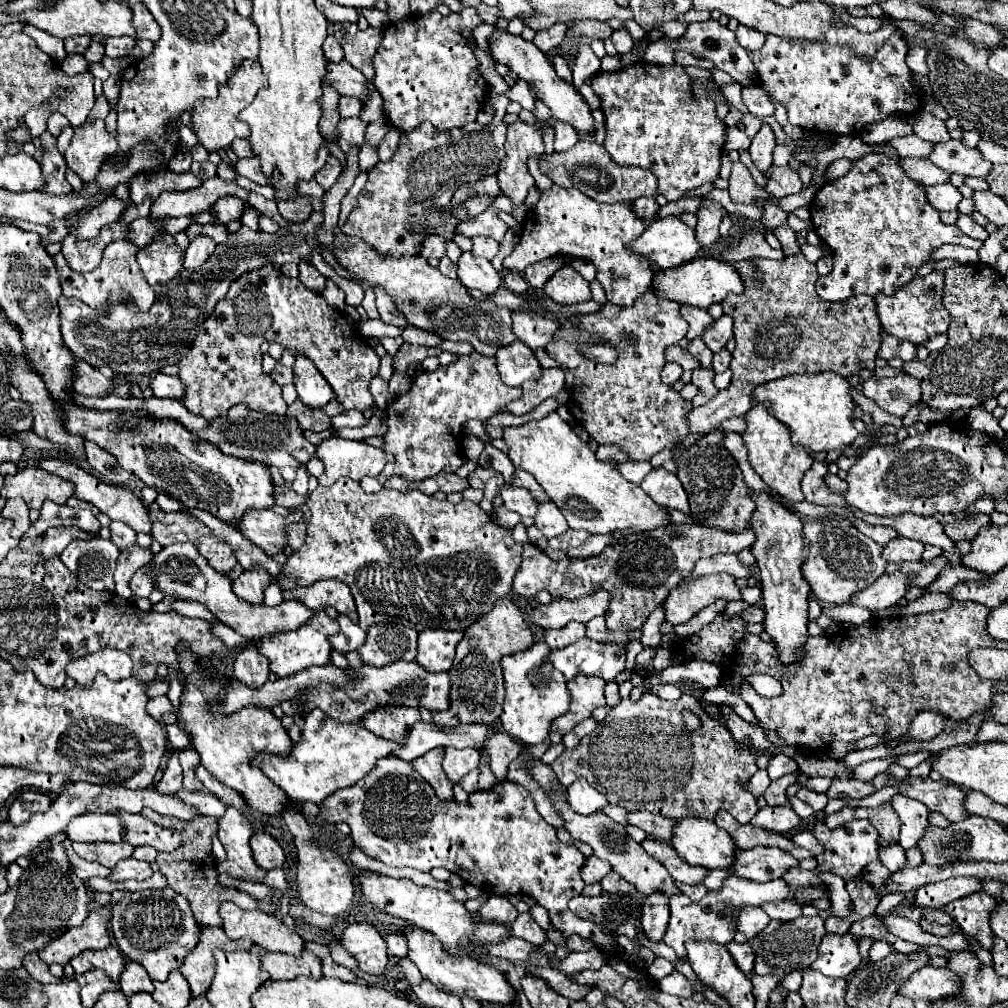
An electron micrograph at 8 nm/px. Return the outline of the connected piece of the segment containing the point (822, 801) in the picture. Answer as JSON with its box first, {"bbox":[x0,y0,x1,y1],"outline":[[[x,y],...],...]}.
{"bbox":[797,787,827,811],"outline":[[[801,787],[801,789],[797,791],[797,797],[799,797],[801,801],[809,803],[815,811],[823,811],[825,805],[827,805],[827,795],[825,795],[825,793],[815,793],[815,791],[809,791],[809,789],[805,789],[805,787]]]}

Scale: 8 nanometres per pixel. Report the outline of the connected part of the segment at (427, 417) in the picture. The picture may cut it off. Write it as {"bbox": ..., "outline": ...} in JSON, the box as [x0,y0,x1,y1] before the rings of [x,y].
{"bbox":[383,353,521,479],"outline":[[[471,353],[471,355],[461,355],[453,365],[449,367],[439,367],[435,371],[421,371],[413,377],[411,381],[411,389],[401,395],[395,397],[387,411],[385,411],[385,421],[387,421],[387,433],[383,435],[383,451],[393,455],[395,463],[393,463],[393,473],[397,475],[405,475],[407,479],[427,479],[433,477],[441,471],[455,471],[459,469],[463,463],[467,463],[467,459],[463,457],[463,453],[459,451],[461,447],[461,429],[469,419],[479,419],[479,421],[487,421],[491,415],[497,413],[497,409],[501,409],[505,403],[511,403],[515,399],[521,397],[521,387],[509,387],[501,381],[499,371],[497,371],[497,361],[495,357],[485,357],[479,353]]]}

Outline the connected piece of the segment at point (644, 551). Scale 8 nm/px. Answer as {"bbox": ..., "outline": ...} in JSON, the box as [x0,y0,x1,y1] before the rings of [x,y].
{"bbox":[513,525,755,633],"outline":[[[673,525],[649,533],[631,533],[621,537],[617,543],[605,547],[597,557],[561,561],[549,559],[541,549],[527,543],[523,545],[523,563],[515,575],[513,591],[523,597],[535,597],[541,589],[547,589],[553,597],[579,599],[581,595],[591,595],[599,589],[611,593],[609,613],[605,613],[605,625],[609,631],[631,633],[643,627],[647,617],[667,599],[669,591],[691,575],[695,563],[703,557],[713,557],[717,553],[737,553],[749,549],[755,541],[753,529],[741,533],[729,533],[715,527],[697,525]]]}

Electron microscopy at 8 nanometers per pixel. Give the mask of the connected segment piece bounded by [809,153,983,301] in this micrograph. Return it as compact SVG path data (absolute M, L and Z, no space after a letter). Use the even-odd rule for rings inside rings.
M879 153L865 155L851 165L849 173L825 183L815 193L813 205L809 209L815 233L821 235L821 241L833 253L833 271L827 277L819 277L817 281L817 293L825 301L845 301L847 297L857 293L867 293L871 297L875 297L877 293L893 295L899 287L903 287L917 275L917 269L937 247L943 244L954 245L955 240L956 244L978 251L983 244L982 241L961 234L960 229L954 229L955 225L943 224L939 211L927 201L925 189L903 173L901 161L897 157L891 159Z

